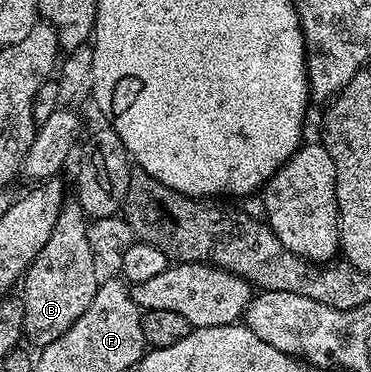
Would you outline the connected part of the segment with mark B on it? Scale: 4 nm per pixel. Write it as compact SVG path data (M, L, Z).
M76 201L63 203L60 217L56 217L56 229L52 237L30 262L30 268L20 280L20 305L24 309L25 342L35 343L35 348L46 347L52 341L64 337L72 325L92 305L92 297L98 292L99 279L93 264L94 249L87 231L88 217Z

